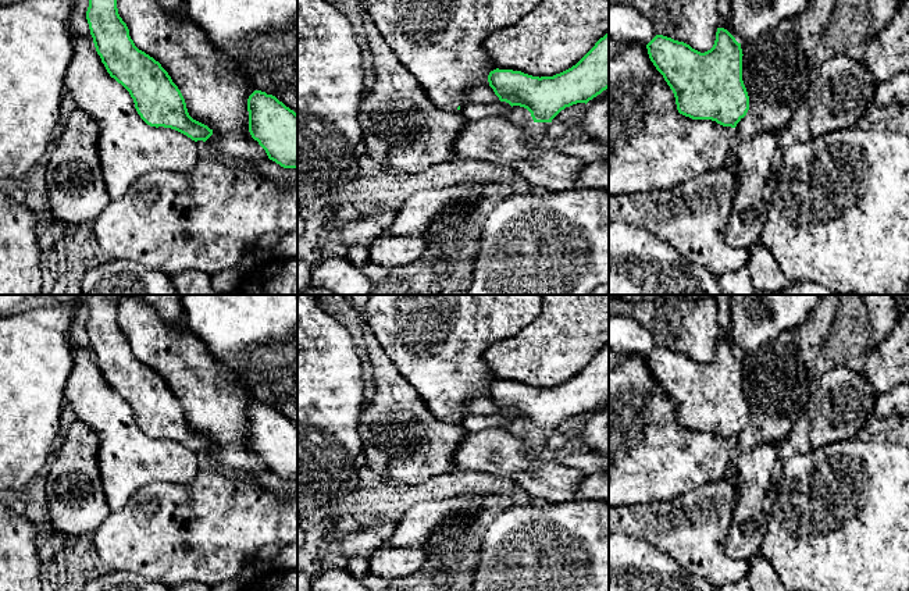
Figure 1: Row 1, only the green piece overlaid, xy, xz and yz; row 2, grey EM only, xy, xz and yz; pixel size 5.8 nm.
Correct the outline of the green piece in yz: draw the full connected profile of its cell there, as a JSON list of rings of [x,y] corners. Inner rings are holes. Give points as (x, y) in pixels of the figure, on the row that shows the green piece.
[[[717,28],[714,44],[705,53],[663,35],[656,35],[646,49],[673,90],[680,114],[731,128],[746,115],[744,54],[741,43],[727,29]]]

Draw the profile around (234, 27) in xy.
[[[185,0],[188,19],[235,61],[256,90],[275,96],[297,114],[297,0]]]

